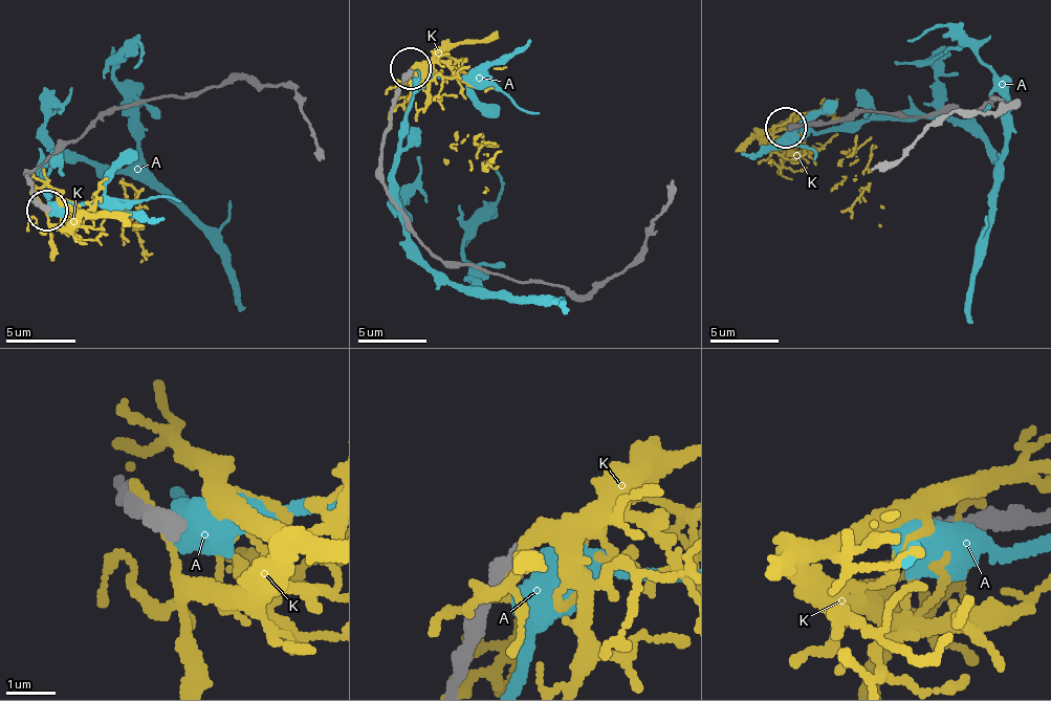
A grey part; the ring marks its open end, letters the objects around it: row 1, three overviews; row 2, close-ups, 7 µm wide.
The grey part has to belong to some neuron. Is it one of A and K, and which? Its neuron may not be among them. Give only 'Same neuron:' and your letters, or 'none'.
Same neuron: none

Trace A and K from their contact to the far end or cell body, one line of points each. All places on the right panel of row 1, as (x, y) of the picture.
A: (796, 129), (831, 132), (883, 117), (961, 122), (994, 160), (1004, 91), (979, 49), (945, 25), (907, 41)
K: (801, 127), (782, 144), (816, 161), (853, 156), (868, 141), (866, 165), (856, 180), (879, 204), (882, 225)

